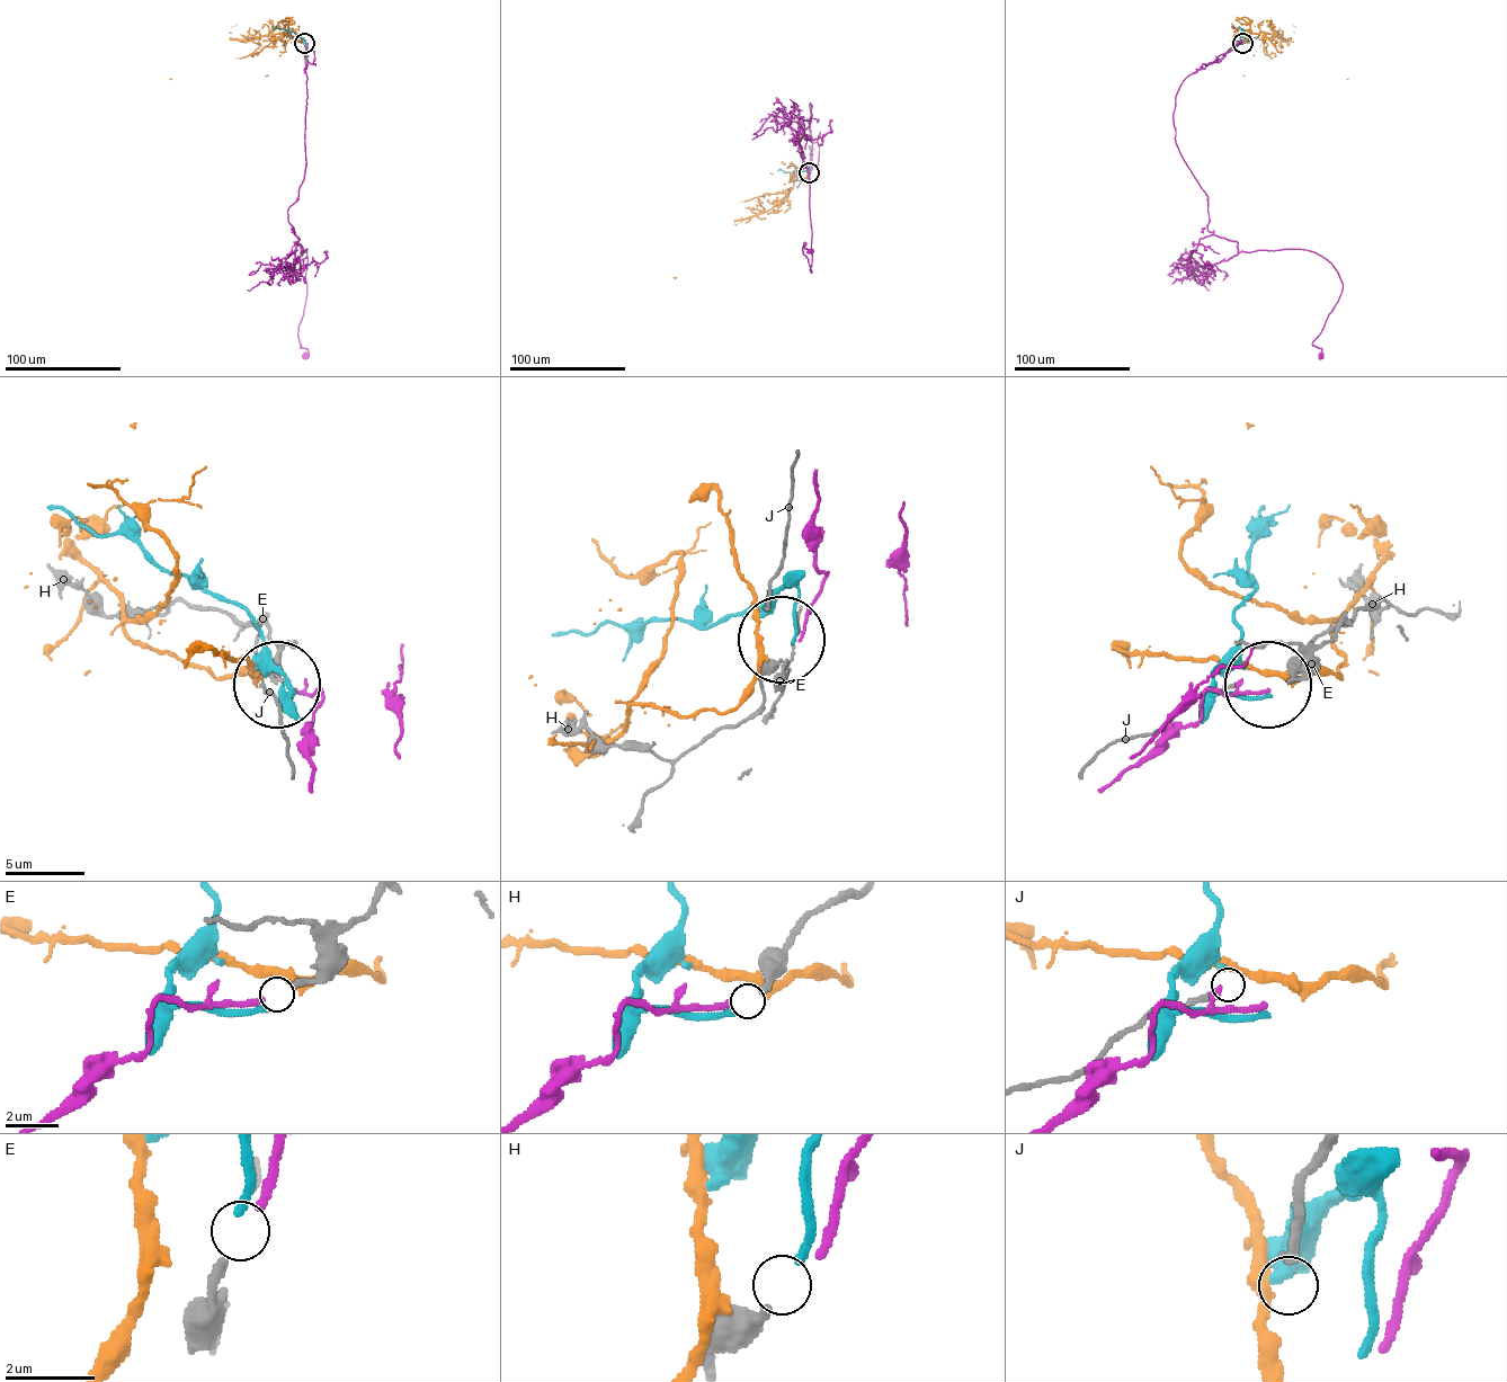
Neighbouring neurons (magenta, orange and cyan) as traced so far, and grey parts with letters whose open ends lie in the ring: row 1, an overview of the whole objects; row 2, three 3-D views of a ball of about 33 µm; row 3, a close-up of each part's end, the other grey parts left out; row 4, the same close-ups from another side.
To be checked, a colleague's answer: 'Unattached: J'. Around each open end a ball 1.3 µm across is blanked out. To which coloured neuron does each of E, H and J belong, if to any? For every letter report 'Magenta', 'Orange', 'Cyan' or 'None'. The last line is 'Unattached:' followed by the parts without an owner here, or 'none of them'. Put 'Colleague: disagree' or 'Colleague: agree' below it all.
E: Magenta
H: Cyan
J: None
Unattached: J
Colleague: agree

